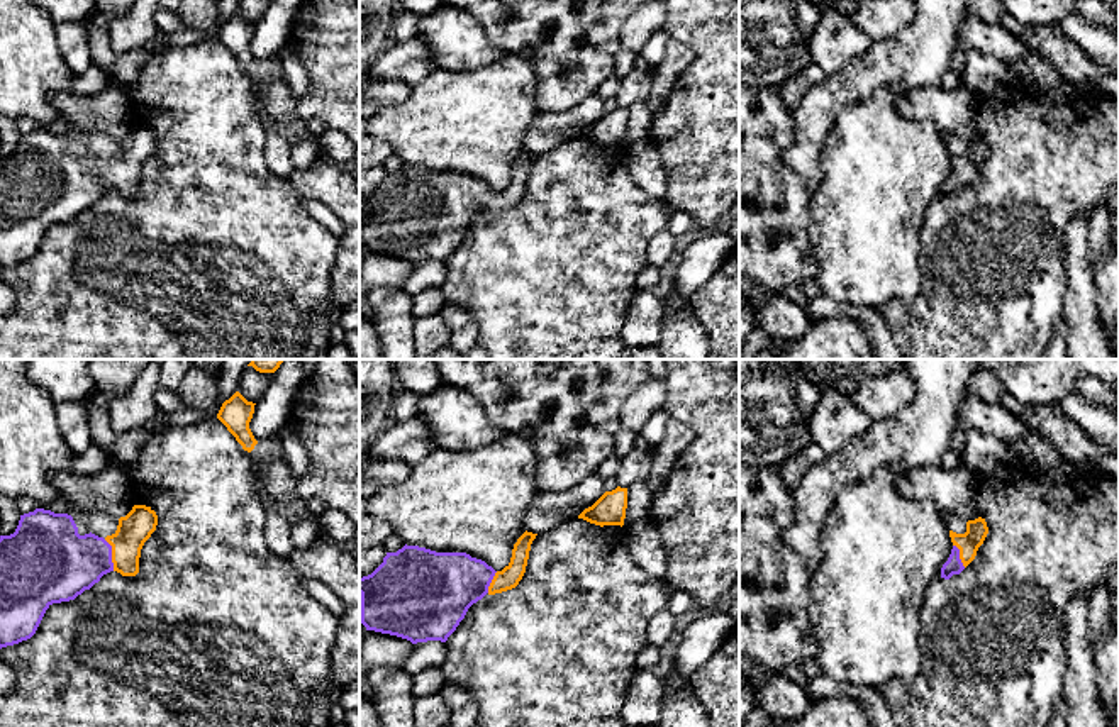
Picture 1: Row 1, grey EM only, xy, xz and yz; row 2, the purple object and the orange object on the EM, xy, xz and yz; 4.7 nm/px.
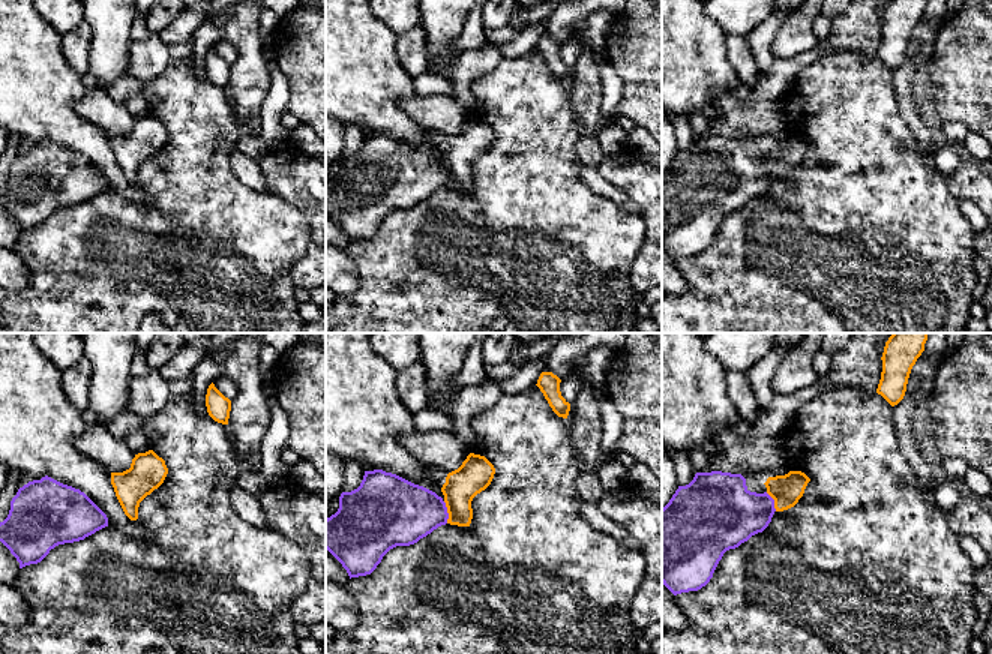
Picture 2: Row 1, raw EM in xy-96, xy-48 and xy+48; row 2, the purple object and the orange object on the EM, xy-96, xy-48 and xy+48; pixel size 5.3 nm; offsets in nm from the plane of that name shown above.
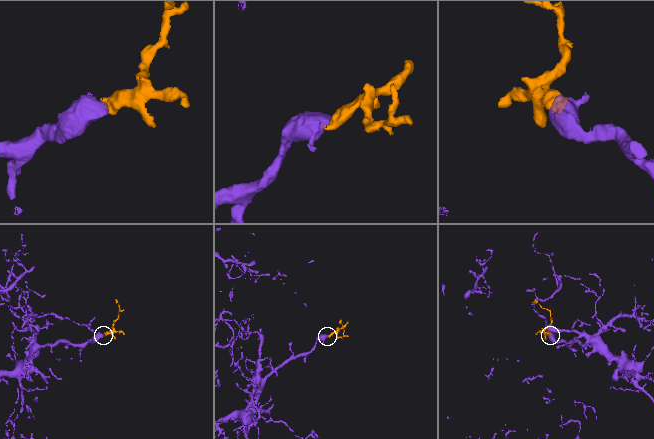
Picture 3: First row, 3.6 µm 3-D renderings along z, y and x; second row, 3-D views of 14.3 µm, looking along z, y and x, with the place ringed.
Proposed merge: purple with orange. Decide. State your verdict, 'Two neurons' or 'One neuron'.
One neuron

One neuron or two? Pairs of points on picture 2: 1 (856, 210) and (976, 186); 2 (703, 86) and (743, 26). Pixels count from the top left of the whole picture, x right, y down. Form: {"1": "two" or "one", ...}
{"1": "two", "2": "two"}

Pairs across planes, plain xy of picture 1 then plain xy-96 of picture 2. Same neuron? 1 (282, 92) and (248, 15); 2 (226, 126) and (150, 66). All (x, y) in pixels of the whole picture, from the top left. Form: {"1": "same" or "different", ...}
{"1": "same", "2": "different"}

